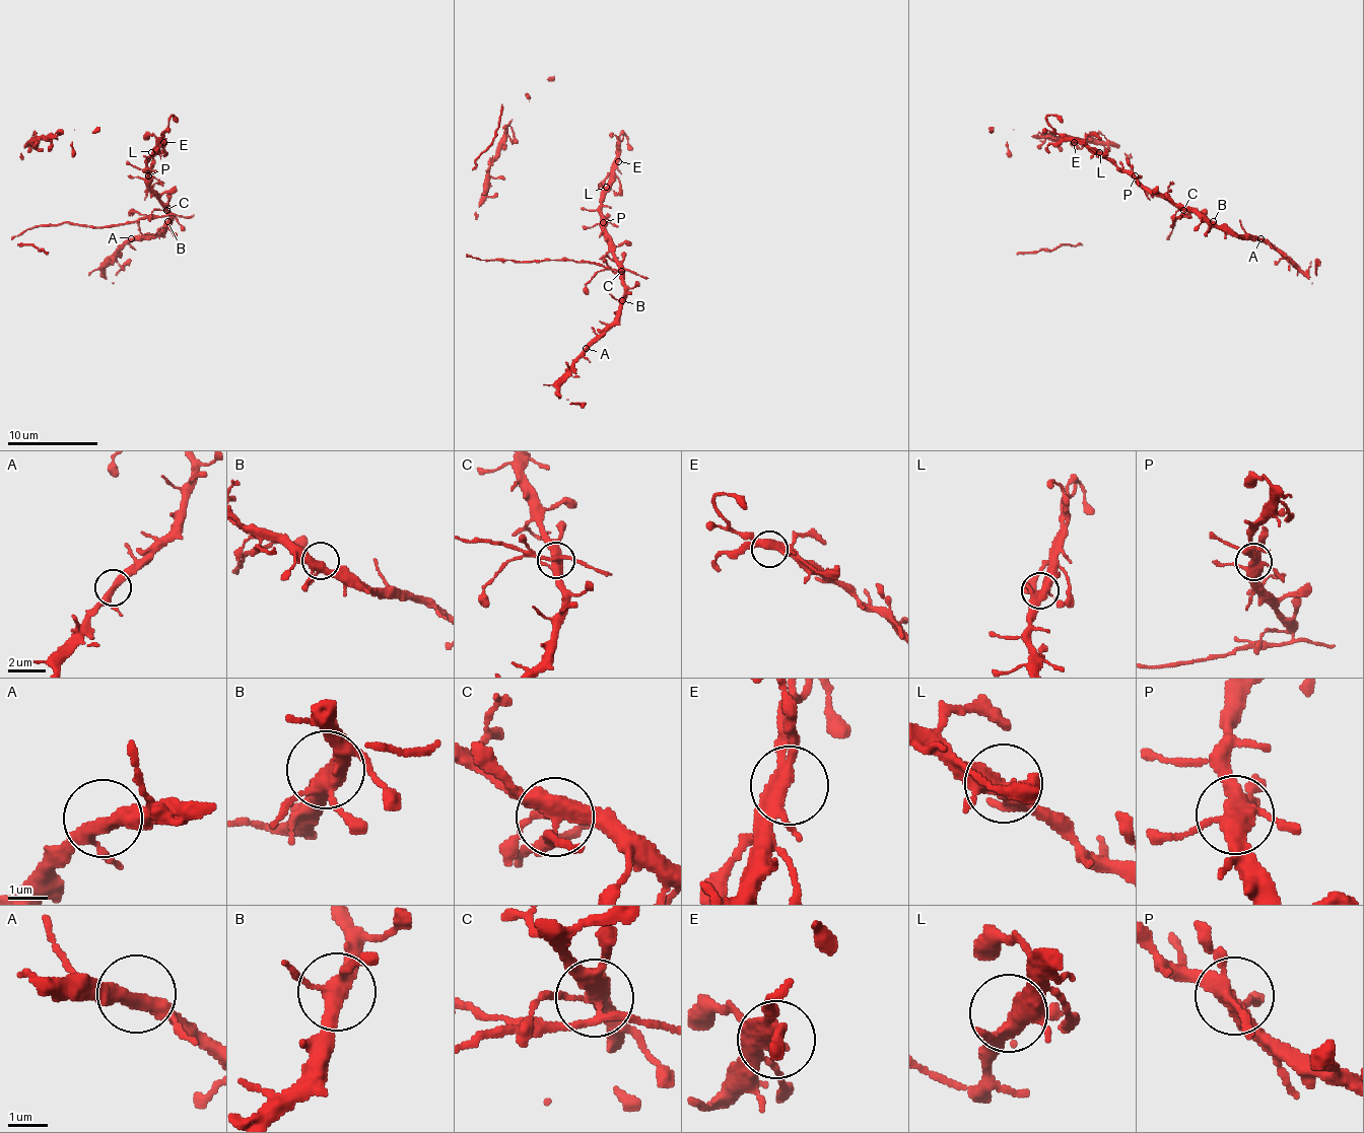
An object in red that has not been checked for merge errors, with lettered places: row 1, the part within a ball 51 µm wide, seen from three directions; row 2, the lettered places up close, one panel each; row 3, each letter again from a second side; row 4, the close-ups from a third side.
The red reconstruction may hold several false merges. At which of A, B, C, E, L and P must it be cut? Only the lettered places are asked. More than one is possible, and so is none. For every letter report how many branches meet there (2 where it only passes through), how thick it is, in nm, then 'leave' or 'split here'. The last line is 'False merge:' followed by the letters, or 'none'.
A: branches 3; calibre 300 nm; leave
B: branches 4; calibre 360 nm; leave
C: branches 5; calibre 400 nm; split here
E: branches 3; calibre 320 nm; leave
L: branches 5; calibre 360 nm; leave
P: branches 5; calibre 400 nm; leave
False merge: C

